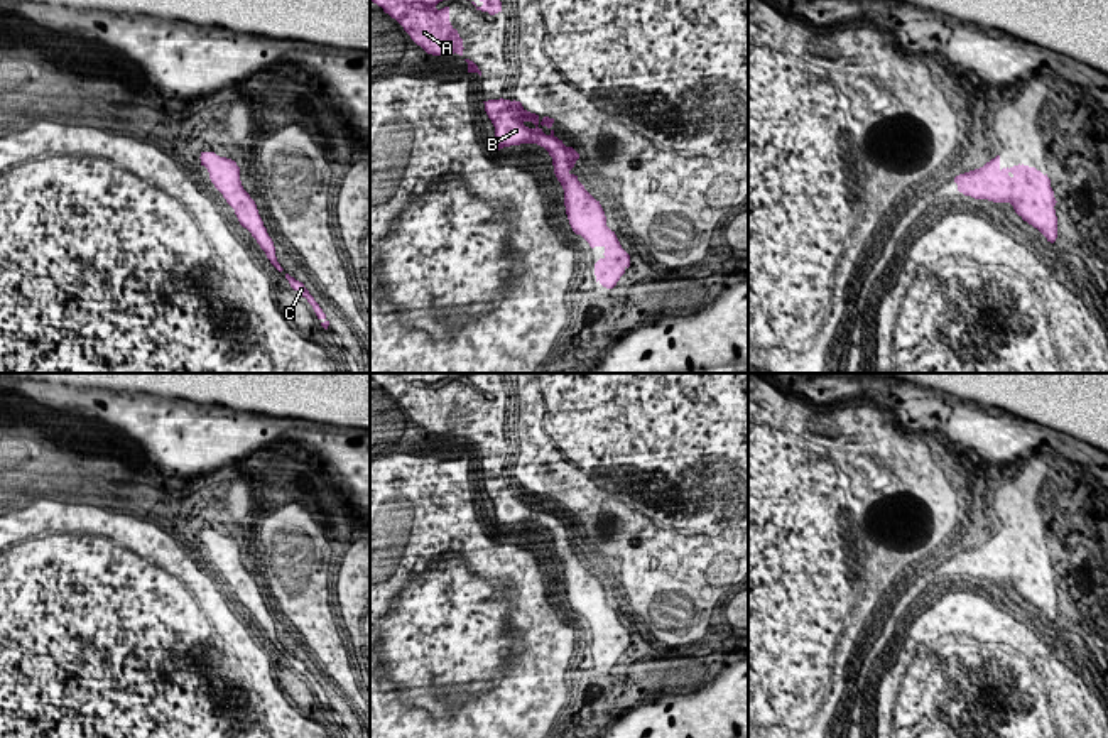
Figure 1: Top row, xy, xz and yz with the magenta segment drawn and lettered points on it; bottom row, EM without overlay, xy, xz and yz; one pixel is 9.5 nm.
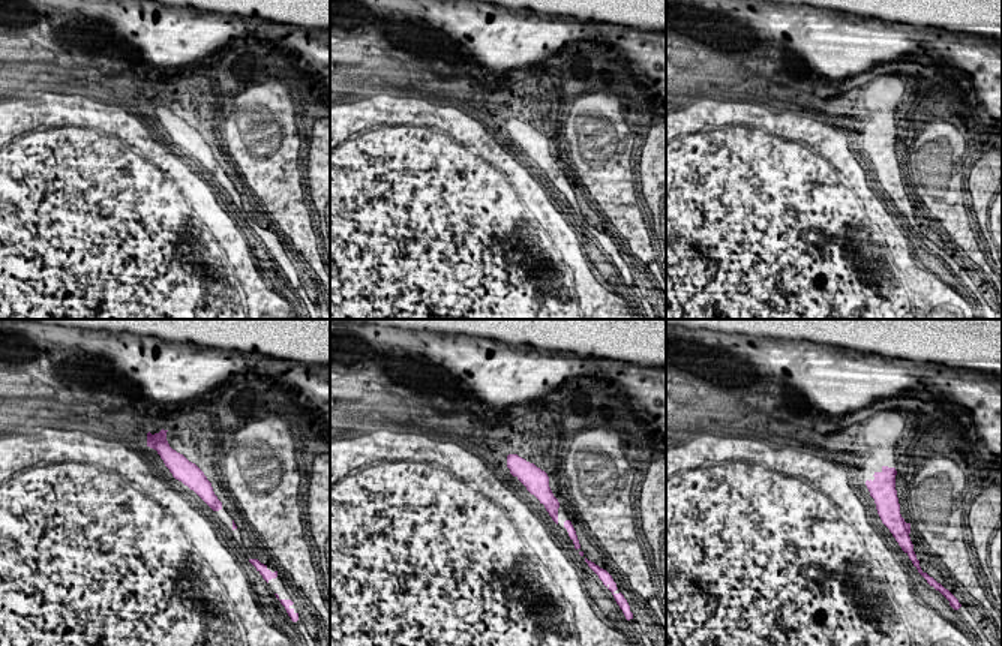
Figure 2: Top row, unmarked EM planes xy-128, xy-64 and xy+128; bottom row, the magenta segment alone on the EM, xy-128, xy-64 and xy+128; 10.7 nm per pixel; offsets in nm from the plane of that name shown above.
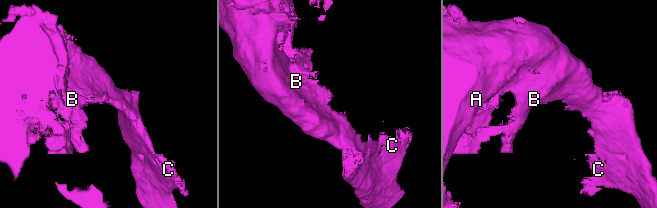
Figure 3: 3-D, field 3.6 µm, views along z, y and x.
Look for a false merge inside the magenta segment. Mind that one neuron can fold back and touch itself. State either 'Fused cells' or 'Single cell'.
Single cell

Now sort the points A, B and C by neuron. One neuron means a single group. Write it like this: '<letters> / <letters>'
A B C

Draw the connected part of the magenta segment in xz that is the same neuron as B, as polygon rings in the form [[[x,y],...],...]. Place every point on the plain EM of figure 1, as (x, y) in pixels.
[[[488,478],[485,490],[495,505],[498,529],[510,524],[537,522],[552,535],[554,552],[564,567],[564,584],[569,603],[591,627],[603,625],[605,635],[595,642],[596,660],[613,667],[630,645],[630,633],[622,627],[615,610],[606,605],[605,589],[569,549],[579,532],[566,525],[551,507],[554,497],[527,490],[520,480]]]

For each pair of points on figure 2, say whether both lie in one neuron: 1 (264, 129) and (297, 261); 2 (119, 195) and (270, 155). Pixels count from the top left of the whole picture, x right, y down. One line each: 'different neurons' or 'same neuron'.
1: different neurons
2: different neurons

